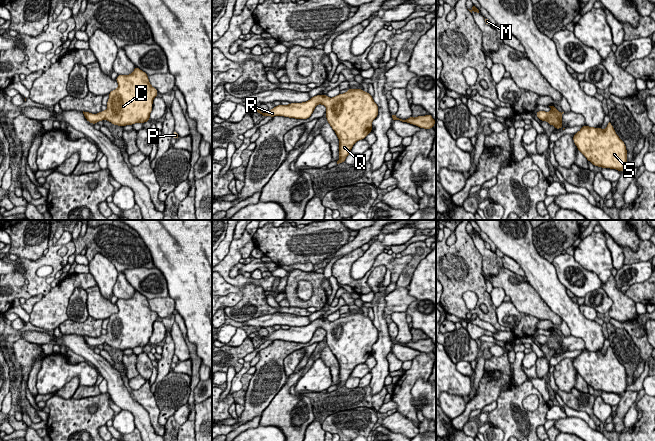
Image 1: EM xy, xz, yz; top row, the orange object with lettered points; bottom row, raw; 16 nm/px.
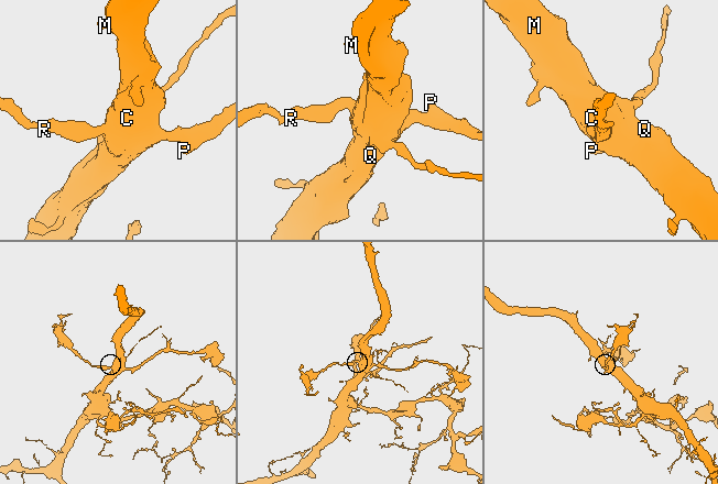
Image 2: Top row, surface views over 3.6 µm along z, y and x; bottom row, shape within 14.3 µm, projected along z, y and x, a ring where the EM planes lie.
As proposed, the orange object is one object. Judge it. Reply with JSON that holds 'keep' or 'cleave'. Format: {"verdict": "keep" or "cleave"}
{"verdict": "keep"}

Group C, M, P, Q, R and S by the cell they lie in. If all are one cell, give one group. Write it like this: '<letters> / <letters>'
C M P Q R S

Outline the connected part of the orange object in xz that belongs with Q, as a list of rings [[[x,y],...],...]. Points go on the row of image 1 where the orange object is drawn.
[[[349,89],[346,93],[333,98],[317,95],[307,102],[278,105],[263,113],[258,107],[255,111],[264,117],[284,116],[295,119],[307,119],[314,108],[322,104],[326,107],[326,118],[339,139],[339,160],[345,162],[353,145],[365,139],[372,131],[372,122],[378,115],[378,106],[372,96],[362,89]]]

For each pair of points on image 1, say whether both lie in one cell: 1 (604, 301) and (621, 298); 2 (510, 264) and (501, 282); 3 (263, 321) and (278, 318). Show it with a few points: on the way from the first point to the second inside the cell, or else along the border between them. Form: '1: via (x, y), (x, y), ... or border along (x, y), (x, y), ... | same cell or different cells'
1: border along (601, 288), (611, 300), (611, 307), (608, 312) | different cells
2: border along (503, 266), (527, 280) | different cells
3: via (267, 320), (274, 319) | same cell

